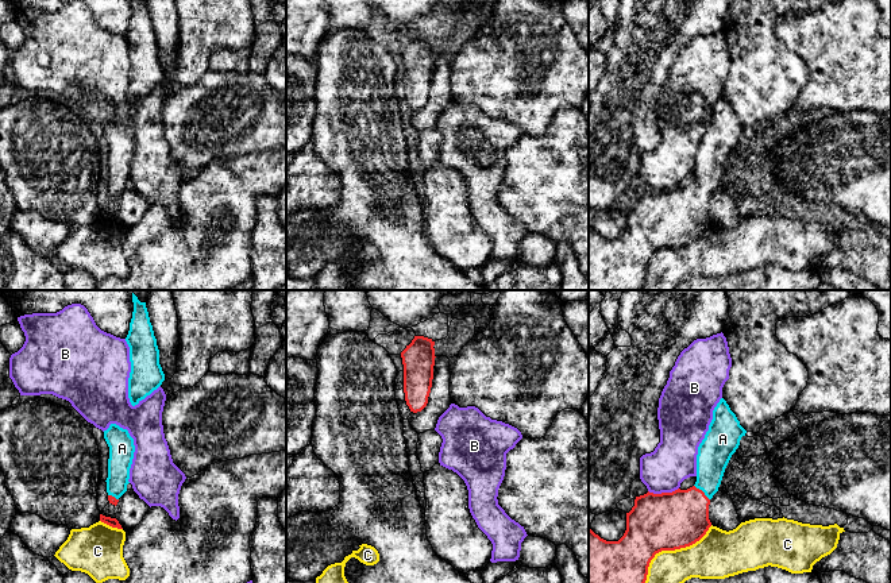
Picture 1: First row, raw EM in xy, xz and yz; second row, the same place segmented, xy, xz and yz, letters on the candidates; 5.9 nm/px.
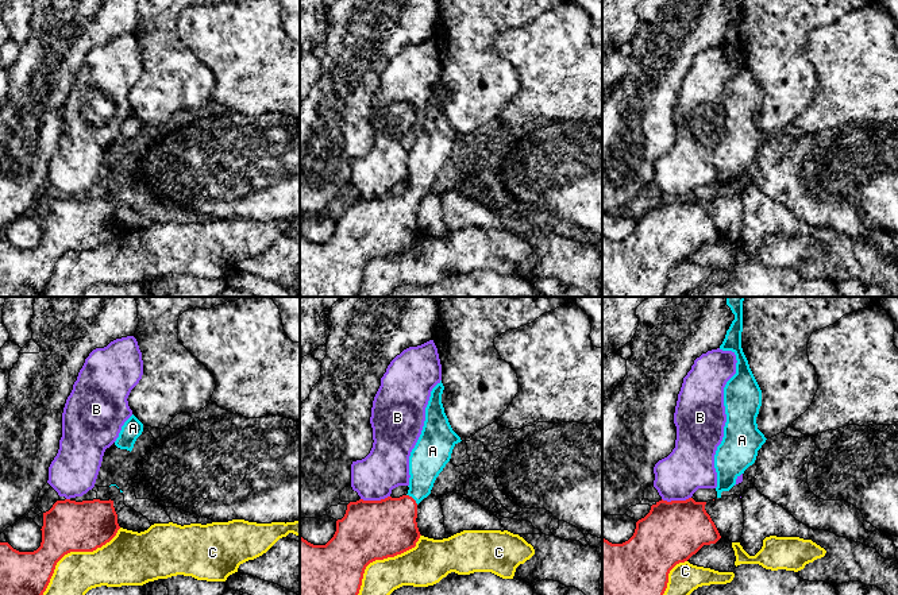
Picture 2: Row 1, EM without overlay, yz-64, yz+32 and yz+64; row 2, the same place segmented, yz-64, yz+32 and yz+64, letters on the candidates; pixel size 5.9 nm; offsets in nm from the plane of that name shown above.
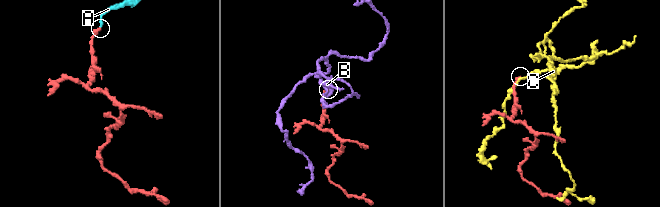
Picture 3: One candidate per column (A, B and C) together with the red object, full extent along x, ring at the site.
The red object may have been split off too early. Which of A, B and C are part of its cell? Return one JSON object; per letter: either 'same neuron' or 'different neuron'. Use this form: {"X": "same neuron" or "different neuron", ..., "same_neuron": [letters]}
{"A": "same neuron", "B": "different neuron", "C": "different neuron", "same_neuron": ["A"]}

